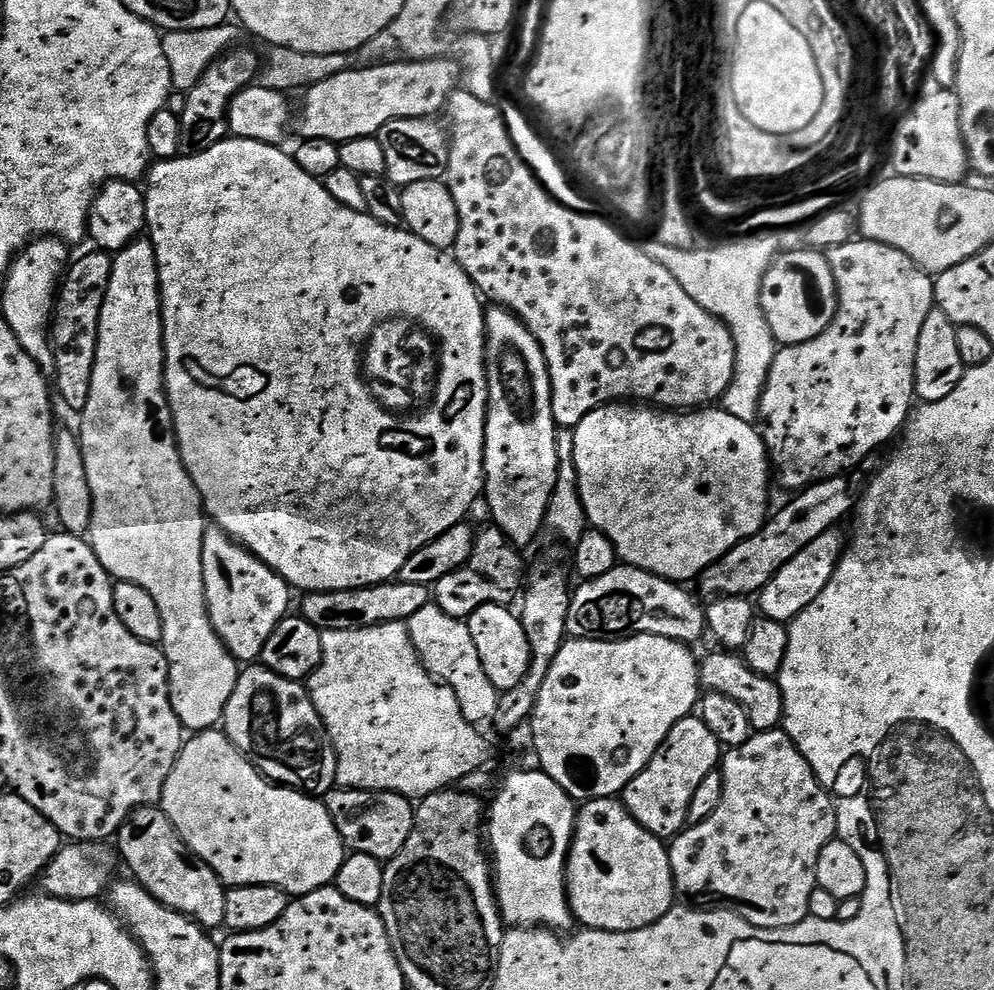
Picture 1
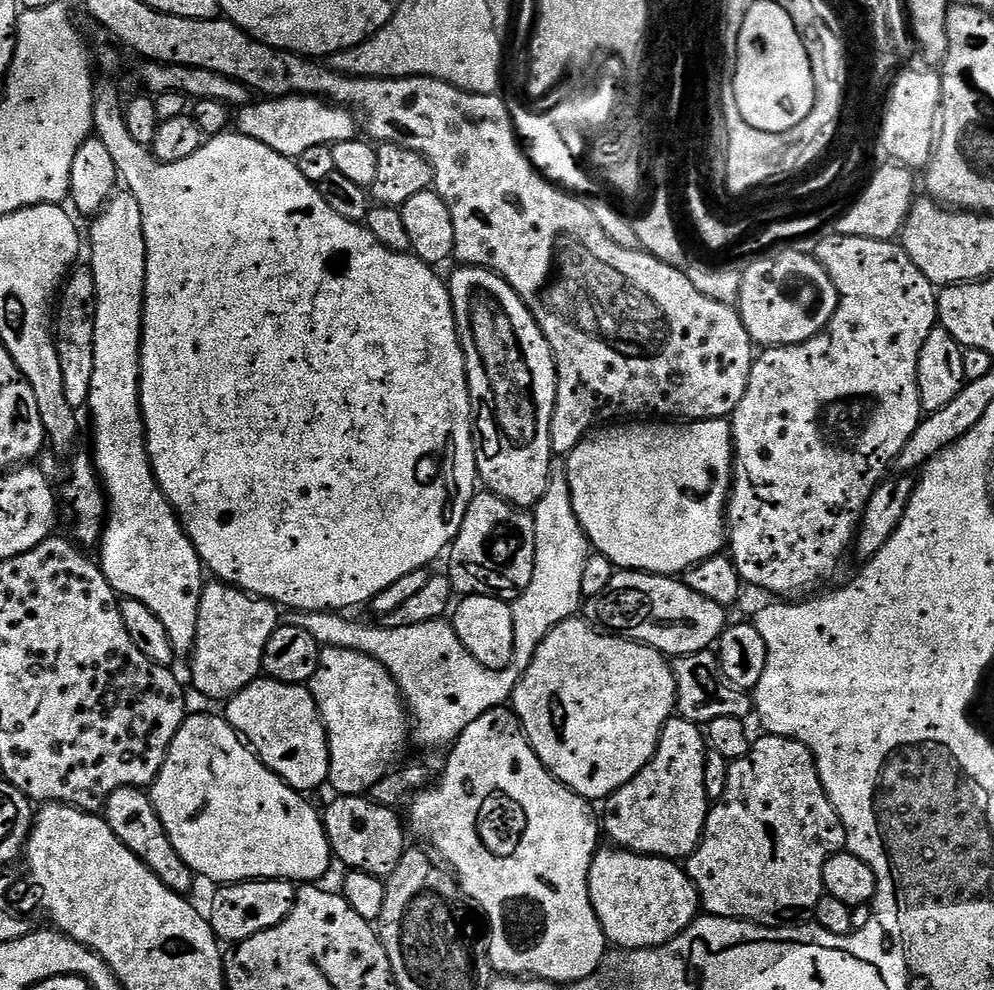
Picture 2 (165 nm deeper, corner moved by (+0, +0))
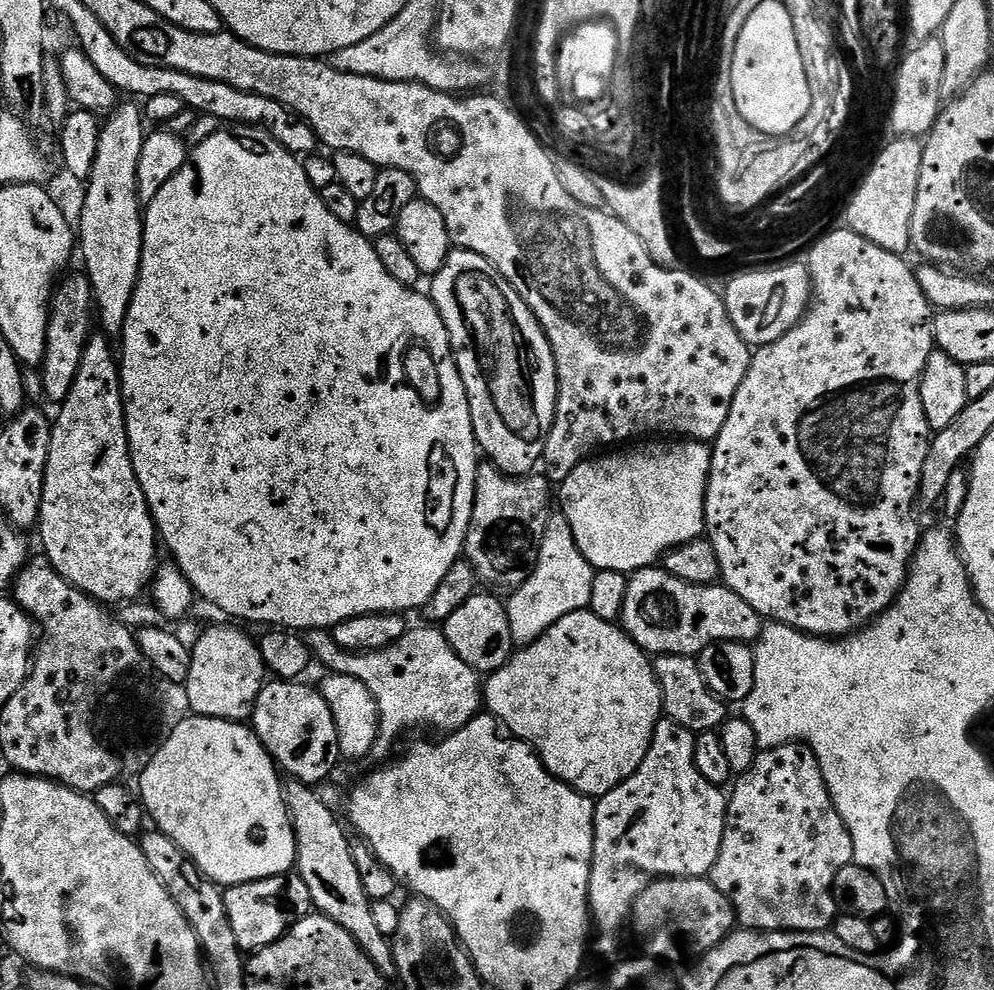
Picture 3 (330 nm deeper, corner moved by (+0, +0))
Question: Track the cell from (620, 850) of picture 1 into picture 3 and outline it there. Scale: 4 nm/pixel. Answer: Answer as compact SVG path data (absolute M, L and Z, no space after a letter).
M665 878L654 880L632 907L630 928L644 943L649 957L661 962L680 960L683 956L699 958L717 948L737 927L732 903L708 878Z

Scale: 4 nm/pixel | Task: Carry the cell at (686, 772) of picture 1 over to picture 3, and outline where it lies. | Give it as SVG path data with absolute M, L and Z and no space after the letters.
M661 718L656 724L654 738L642 766L626 782L595 801L594 850L588 887L588 907L600 937L595 937L594 948L604 956L612 956L620 948L620 927L629 923L636 900L654 880L665 878L704 878L718 862L718 850L722 846L722 834L726 826L728 796L717 785L706 782L694 766L696 736L678 726L678 722Z

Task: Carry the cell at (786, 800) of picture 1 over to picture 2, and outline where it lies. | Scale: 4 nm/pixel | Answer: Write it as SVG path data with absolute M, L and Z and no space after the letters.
M761 735L753 739L752 749L742 758L731 761L728 765L728 777L726 778L726 790L722 798L715 801L709 807L704 837L700 840L700 847L694 850L694 854L686 861L688 877L694 882L694 886L700 895L701 909L707 915L721 916L731 920L747 920L749 924L760 924L764 928L786 928L799 925L801 922L808 922L816 915L818 902L825 896L824 890L824 867L826 862L835 852L845 851L848 839L846 830L826 794L826 790L820 781L820 775L816 769L816 760L812 757L812 751L802 742L791 740L789 736Z

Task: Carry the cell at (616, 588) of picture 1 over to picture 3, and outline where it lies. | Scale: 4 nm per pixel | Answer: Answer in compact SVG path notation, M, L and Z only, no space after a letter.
M653 566L642 568L628 576L626 602L620 615L622 627L630 639L649 654L661 656L690 656L699 657L706 646L717 644L723 640L740 640L743 644L751 645L760 636L762 618L738 594L729 588L715 584L691 584L665 572L663 567Z

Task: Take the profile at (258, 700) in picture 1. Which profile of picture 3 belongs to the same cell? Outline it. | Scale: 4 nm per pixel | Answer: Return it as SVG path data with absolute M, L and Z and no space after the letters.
M276 678L265 683L253 707L250 727L277 765L285 773L288 771L287 775L289 777L300 780L304 784L316 786L319 785L319 780L327 781L335 764L342 759L340 743L338 742L338 730L334 724L334 714L330 714L330 706L324 701L324 695L315 687L307 688L304 682Z

